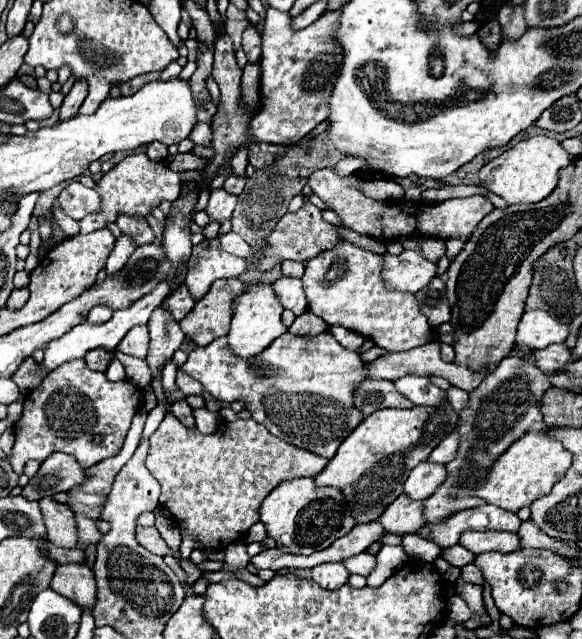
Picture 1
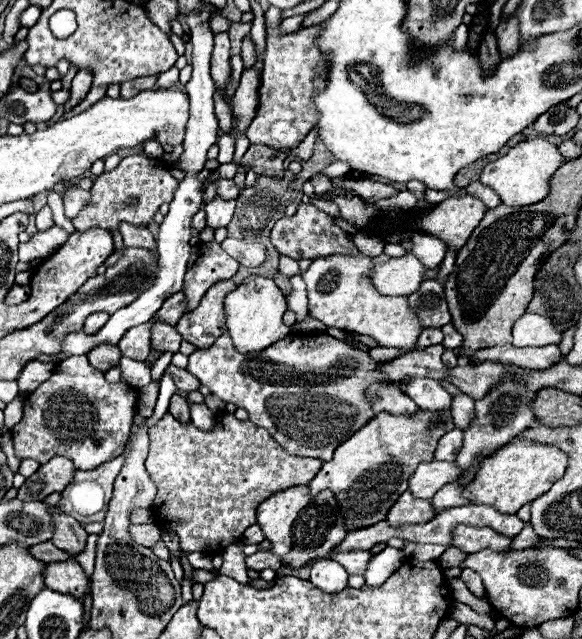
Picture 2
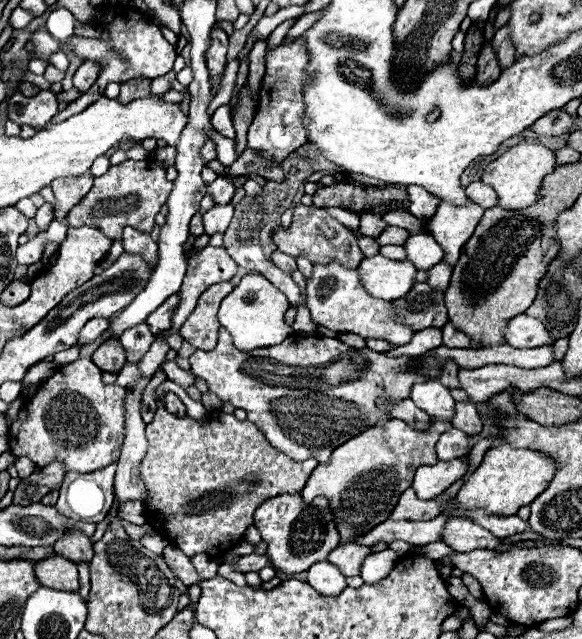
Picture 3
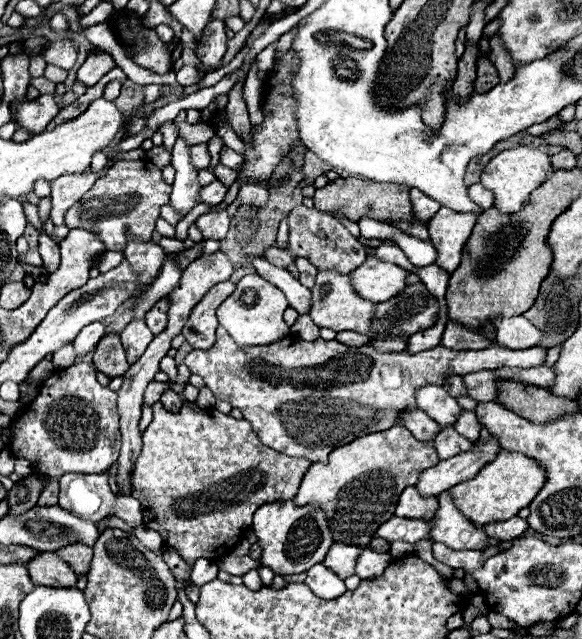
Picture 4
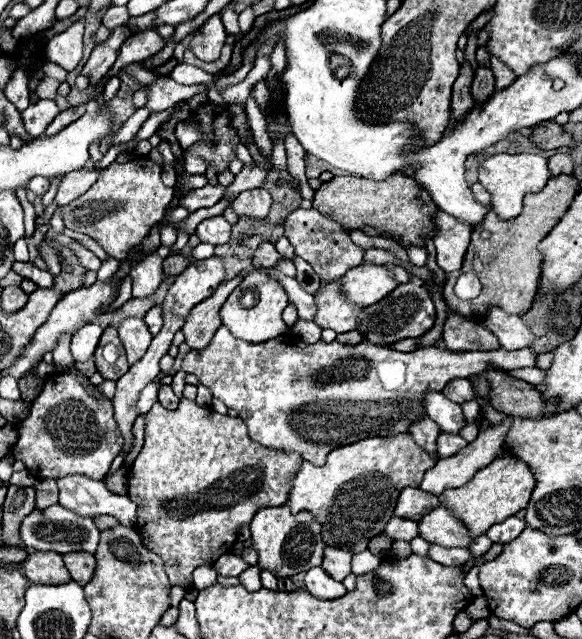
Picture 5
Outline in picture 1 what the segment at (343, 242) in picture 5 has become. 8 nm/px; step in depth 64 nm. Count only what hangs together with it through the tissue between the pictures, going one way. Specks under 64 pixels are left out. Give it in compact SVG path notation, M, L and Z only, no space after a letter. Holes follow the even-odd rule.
M306 202L298 212L294 214L284 214L274 232L268 236L266 240L268 244L262 248L262 256L256 258L256 264L260 270L270 270L274 264L278 262L284 262L284 260L310 260L312 256L318 256L320 252L326 252L326 250L332 250L336 244L342 242L342 238L338 236L336 232L336 226L334 224L328 224L324 218L322 218L322 210L316 208L314 204Z

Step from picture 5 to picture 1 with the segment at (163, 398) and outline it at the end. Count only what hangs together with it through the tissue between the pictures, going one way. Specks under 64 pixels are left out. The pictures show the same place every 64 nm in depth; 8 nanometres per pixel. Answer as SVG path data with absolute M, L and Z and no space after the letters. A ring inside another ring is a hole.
M176 400L176 402L172 402L170 406L172 406L172 408L170 408L172 414L174 414L184 426L188 426L188 428L190 428L190 426L192 426L192 428L196 426L196 424L194 424L194 416L192 416L192 408L186 404L186 400Z

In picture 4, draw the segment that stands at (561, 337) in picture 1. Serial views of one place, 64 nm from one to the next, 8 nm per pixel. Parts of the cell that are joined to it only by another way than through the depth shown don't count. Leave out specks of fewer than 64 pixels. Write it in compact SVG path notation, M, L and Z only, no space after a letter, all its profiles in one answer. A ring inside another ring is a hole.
M524 316L496 318L494 328L496 328L498 344L504 348L512 348L512 350L532 348L542 340L540 330L536 330Z

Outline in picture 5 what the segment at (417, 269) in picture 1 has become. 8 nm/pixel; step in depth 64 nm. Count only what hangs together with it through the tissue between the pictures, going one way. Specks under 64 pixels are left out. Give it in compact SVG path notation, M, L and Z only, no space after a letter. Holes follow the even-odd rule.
M362 264L350 268L338 282L340 290L346 296L346 302L360 306L382 300L386 292L392 292L392 288L398 286L390 278L390 272L384 266L374 266L374 264Z

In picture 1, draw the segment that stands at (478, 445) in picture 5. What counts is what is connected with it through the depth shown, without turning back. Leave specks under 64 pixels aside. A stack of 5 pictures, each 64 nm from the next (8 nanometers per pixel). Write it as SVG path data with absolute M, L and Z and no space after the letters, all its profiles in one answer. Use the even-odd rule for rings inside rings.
M420 462L404 482L404 494L412 500L426 500L436 492L436 488L446 480L446 464Z

